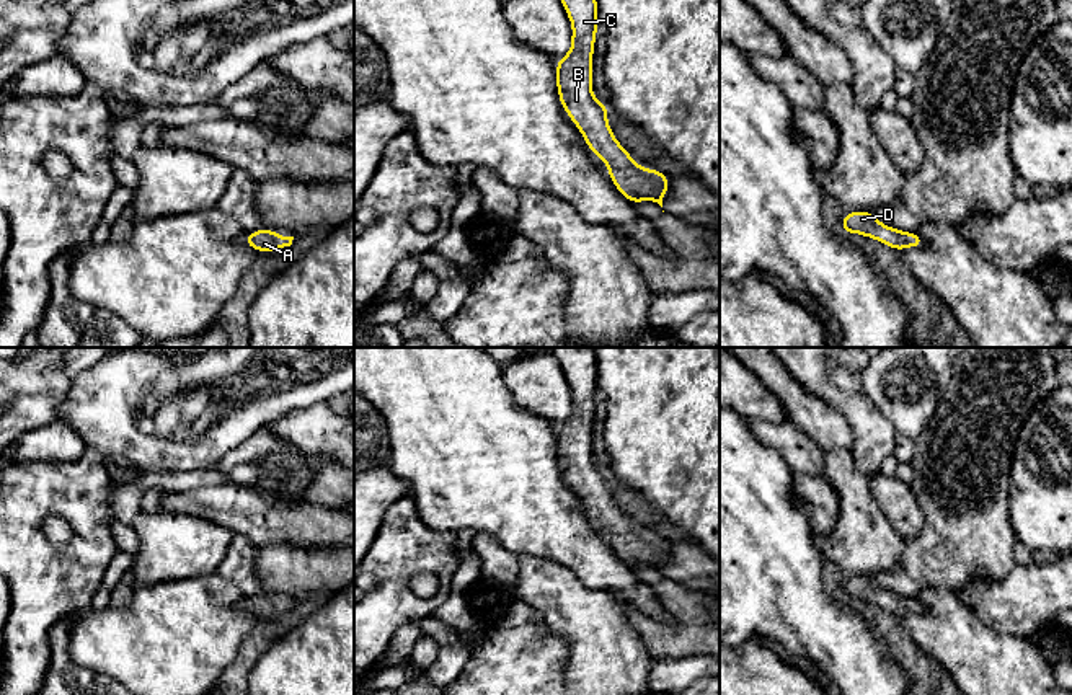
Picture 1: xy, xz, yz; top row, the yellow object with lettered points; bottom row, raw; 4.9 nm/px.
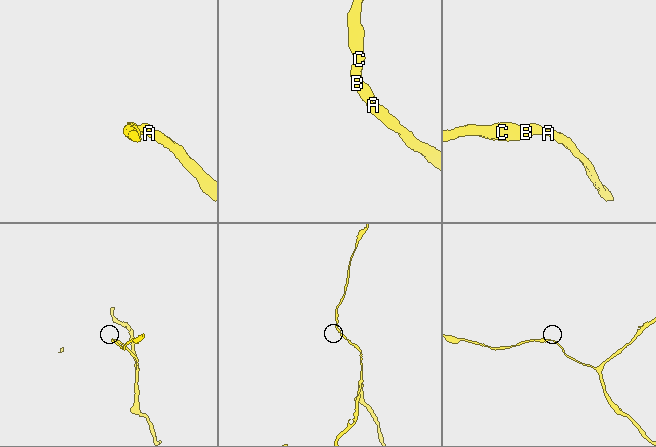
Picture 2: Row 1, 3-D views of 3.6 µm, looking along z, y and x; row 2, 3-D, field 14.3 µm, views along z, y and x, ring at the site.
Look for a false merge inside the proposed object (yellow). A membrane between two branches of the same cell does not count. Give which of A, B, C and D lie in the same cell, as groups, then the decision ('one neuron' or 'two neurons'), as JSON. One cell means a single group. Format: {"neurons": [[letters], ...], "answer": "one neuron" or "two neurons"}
{"neurons": [["A", "B", "C", "D"]], "answer": "one neuron"}

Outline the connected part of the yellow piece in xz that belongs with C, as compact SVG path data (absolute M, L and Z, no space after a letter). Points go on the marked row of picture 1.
M561 0L571 21L571 51L555 60L560 103L576 124L589 150L600 158L614 186L631 204L653 201L662 207L669 178L659 170L640 166L618 144L609 122L609 106L592 93L592 57L597 23L597 0Z

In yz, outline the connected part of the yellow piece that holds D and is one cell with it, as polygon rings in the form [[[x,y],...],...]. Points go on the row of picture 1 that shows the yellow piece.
[[[866,210],[845,212],[840,230],[847,235],[858,233],[878,240],[879,243],[897,251],[902,251],[907,246],[920,248],[925,245],[925,240],[915,232],[907,233],[899,228],[891,228]]]

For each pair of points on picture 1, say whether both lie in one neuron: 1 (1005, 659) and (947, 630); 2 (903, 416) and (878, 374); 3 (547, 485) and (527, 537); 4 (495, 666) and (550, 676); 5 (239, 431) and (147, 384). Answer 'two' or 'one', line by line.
1: one
2: one
3: one
4: one
5: one

